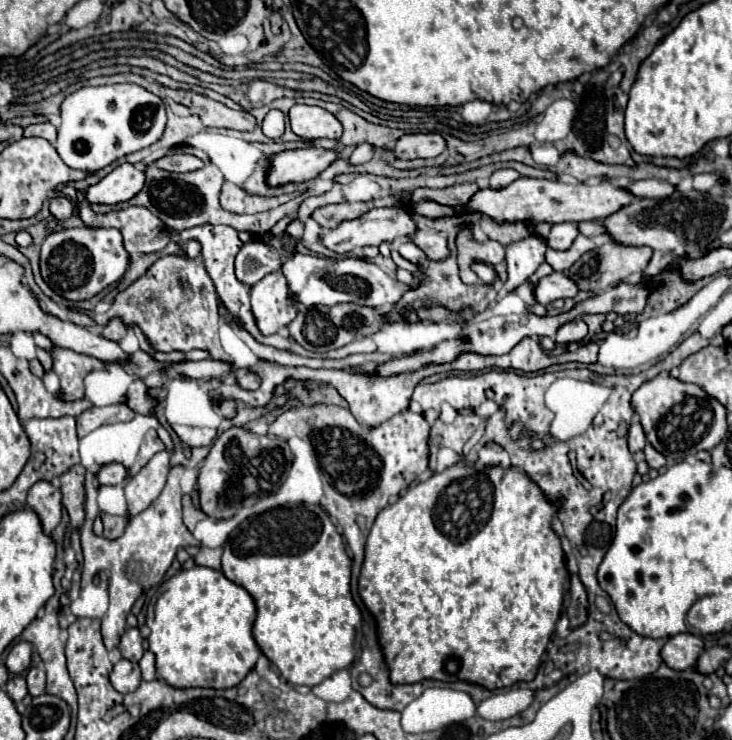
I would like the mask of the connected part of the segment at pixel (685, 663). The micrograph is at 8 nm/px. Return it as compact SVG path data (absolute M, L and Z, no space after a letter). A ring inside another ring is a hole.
M678 634L672 636L662 648L662 660L674 670L694 668L700 652L704 650L704 642L696 634Z

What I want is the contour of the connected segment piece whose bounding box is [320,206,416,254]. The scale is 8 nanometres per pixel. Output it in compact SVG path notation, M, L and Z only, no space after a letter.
M390 206L390 208L372 208L360 218L344 220L340 226L320 234L320 240L326 248L334 250L336 254L346 254L354 250L356 246L380 246L380 242L392 242L392 240L406 240L410 234L416 232L414 220L408 216L404 206Z

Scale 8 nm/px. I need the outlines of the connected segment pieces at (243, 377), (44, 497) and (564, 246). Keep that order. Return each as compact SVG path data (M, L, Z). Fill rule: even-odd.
M242 370L238 374L238 384L242 388L246 388L246 390L256 390L260 386L260 376L256 372L252 372L252 370Z
M36 482L32 490L28 490L26 504L38 512L44 530L50 534L62 518L62 492L56 482Z
M562 222L562 224L552 224L552 230L546 238L546 244L554 250L568 250L578 236L579 231L576 224Z

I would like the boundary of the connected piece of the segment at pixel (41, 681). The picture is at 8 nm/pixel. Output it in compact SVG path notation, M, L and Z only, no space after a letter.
M30 668L26 674L26 682L28 682L28 694L40 696L46 690L46 672L42 668Z

